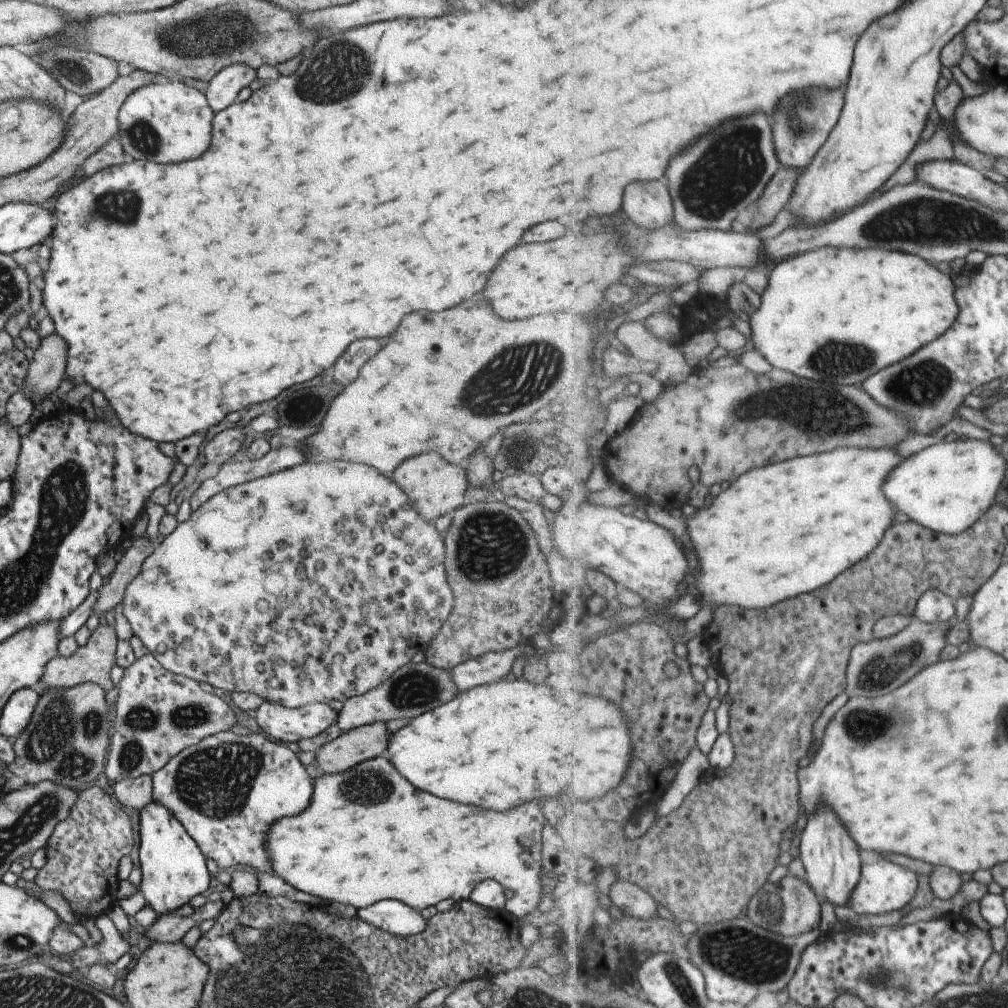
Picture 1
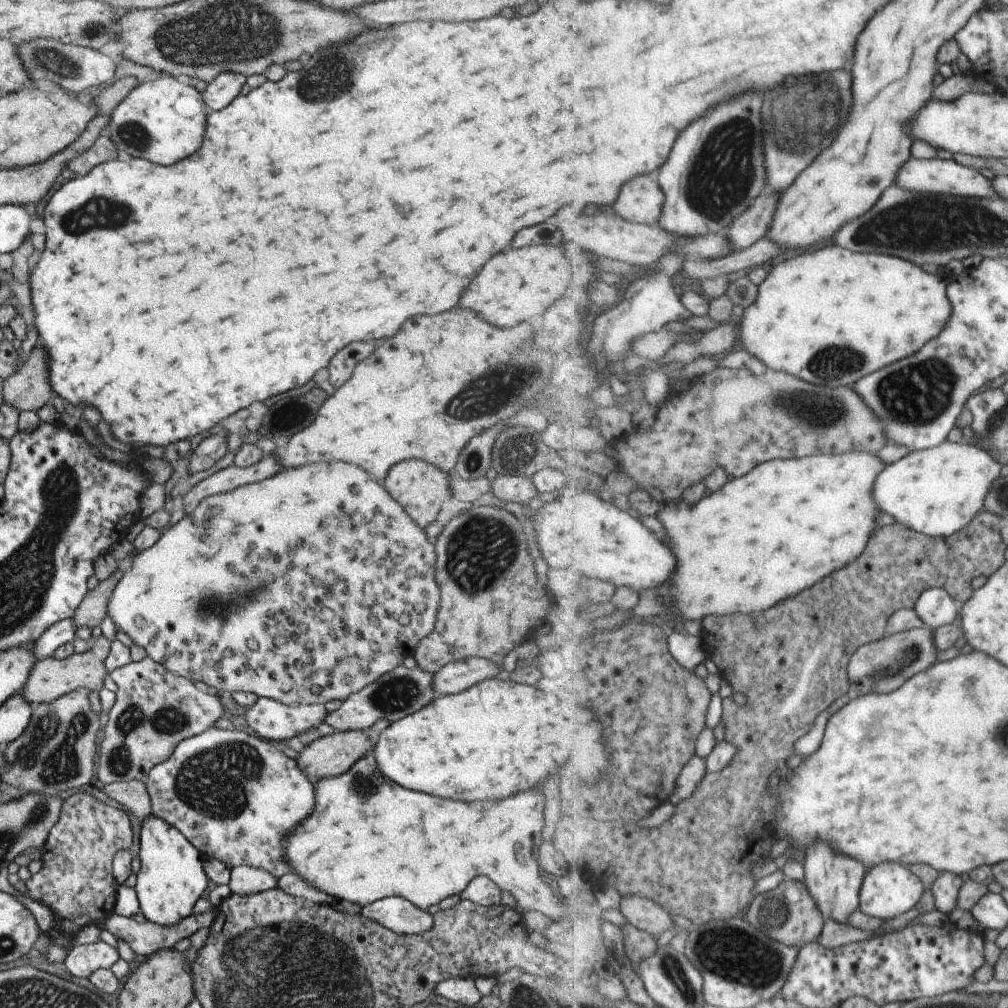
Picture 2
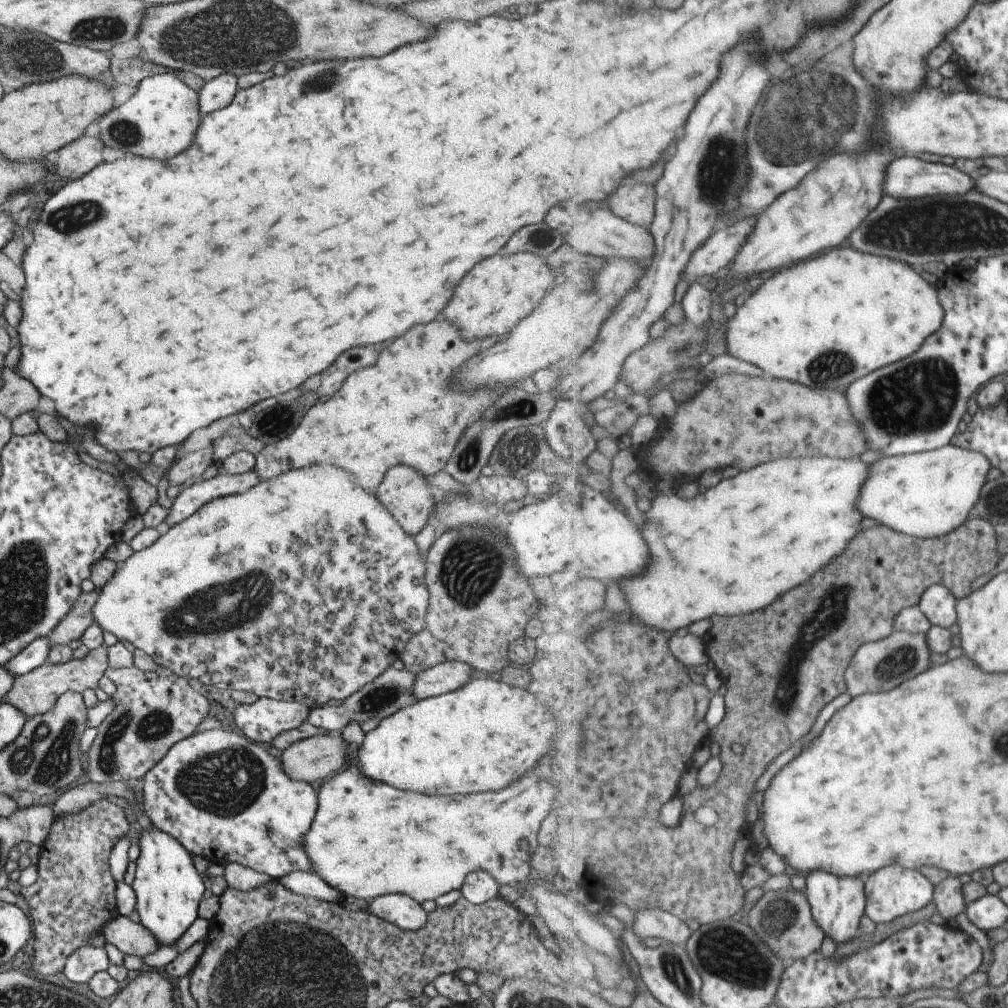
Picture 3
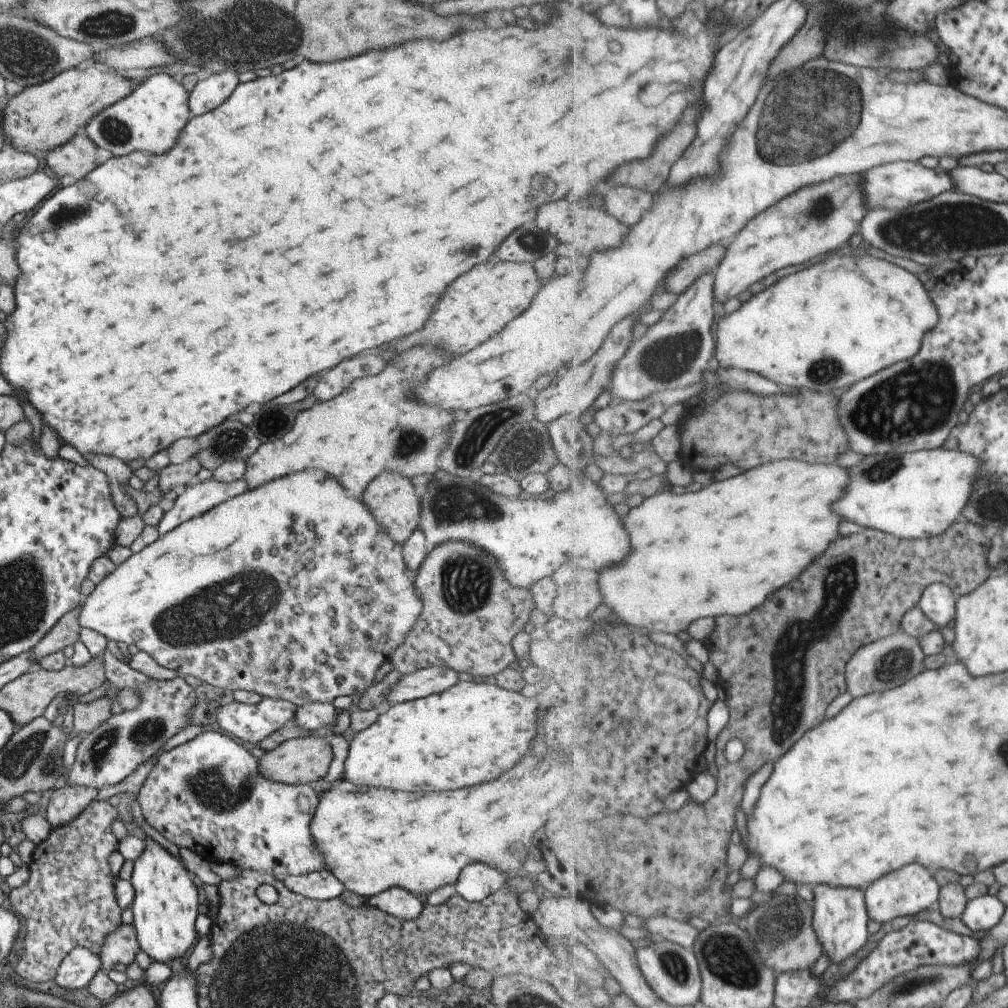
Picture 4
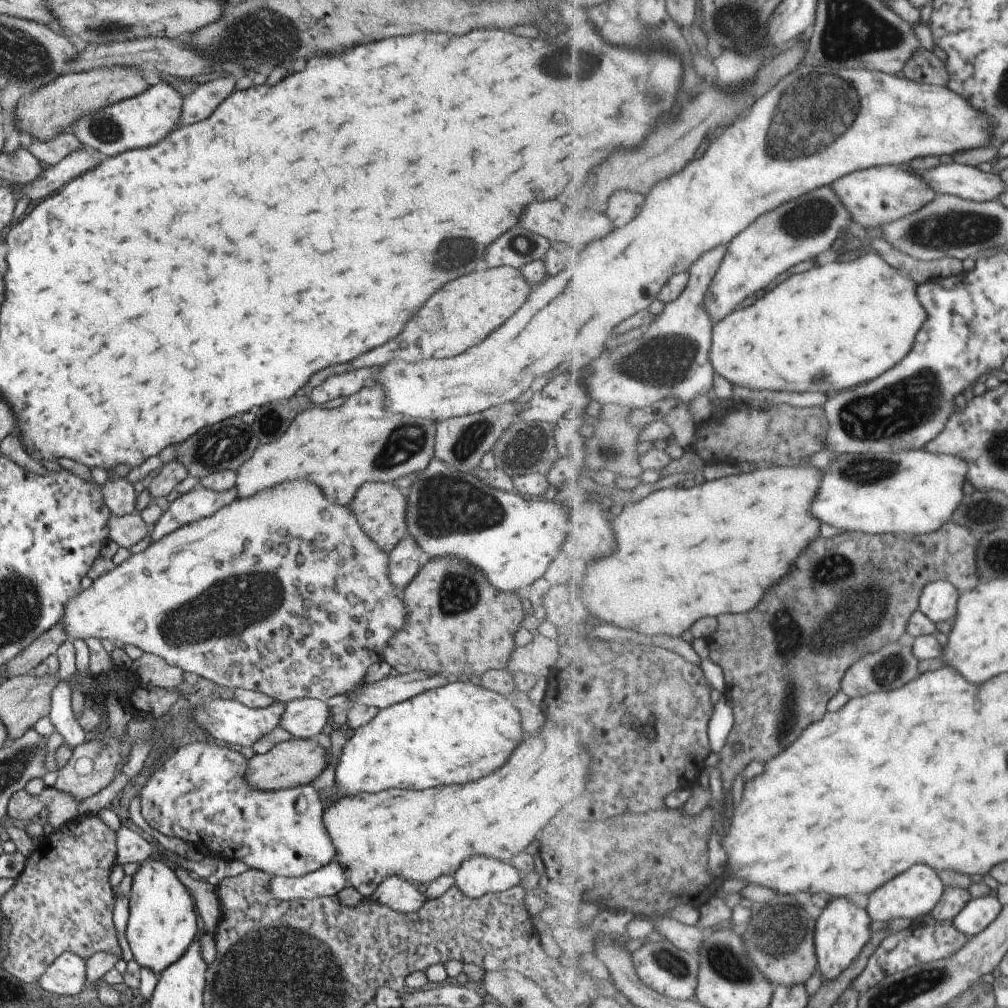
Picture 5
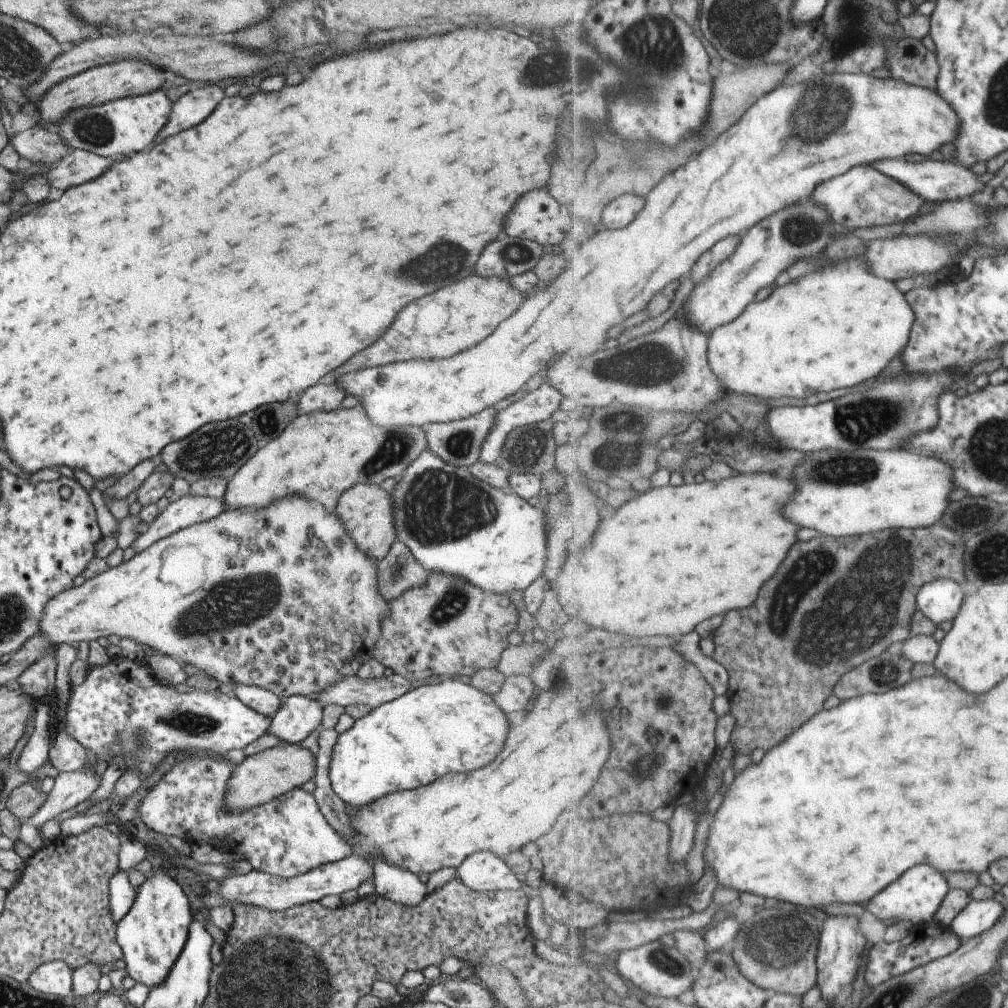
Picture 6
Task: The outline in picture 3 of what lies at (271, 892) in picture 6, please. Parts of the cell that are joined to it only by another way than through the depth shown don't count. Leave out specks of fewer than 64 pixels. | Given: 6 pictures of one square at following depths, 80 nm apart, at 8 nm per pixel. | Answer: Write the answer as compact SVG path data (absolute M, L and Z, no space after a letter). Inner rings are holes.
M291 871L279 879L281 886L289 892L311 897L320 901L332 903L340 902L342 897L338 889L331 888L328 883L321 880L311 871Z

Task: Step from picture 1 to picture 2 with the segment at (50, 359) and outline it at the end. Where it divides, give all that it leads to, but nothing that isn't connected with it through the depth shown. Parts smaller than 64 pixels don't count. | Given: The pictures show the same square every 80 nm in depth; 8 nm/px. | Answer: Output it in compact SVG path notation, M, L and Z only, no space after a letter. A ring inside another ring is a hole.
M35 343L18 371L4 380L3 403L22 410L37 411L46 404L52 388L48 379L48 352L46 346Z

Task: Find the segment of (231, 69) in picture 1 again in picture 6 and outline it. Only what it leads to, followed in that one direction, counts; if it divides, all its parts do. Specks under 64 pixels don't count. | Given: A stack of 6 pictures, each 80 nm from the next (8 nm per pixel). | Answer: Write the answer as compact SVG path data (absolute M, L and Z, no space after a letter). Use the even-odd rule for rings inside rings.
M207 83L181 95L172 104L168 121L156 136L154 144L199 124L224 97L223 90L217 83Z

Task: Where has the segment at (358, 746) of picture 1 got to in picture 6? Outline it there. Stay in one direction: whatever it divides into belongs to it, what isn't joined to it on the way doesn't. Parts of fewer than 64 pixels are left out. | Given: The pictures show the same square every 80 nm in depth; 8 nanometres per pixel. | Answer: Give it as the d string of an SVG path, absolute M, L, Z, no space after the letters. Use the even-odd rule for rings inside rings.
M281 743L256 755L243 759L235 766L226 783L225 802L228 811L242 811L253 805L271 800L285 792L292 791L313 778L315 755L299 743Z

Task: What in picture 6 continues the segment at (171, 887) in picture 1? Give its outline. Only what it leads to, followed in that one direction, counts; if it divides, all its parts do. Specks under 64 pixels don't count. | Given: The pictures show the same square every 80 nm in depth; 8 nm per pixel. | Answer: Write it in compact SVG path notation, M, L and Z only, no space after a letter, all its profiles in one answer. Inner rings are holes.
M161 869L145 874L145 880L135 888L133 904L125 916L116 924L116 943L122 952L121 966L135 983L149 988L159 984L171 970L180 955L187 938L190 922L195 918L190 900L175 878L169 877Z

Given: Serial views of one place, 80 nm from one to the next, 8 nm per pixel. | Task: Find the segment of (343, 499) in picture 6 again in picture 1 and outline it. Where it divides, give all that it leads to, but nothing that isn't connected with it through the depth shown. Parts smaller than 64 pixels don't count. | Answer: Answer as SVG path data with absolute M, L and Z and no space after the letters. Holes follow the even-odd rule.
M433 451L401 461L389 478L402 488L413 508L428 521L463 506L463 495L469 486L464 468L447 462Z

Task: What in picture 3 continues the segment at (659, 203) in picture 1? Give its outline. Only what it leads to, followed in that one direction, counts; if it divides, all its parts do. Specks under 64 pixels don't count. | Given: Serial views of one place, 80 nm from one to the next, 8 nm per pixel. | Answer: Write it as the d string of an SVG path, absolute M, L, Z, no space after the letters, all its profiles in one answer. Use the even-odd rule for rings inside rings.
M623 184L611 198L611 204L613 206L613 212L628 220L631 224L641 225L642 227L651 227L656 215L656 202L657 202L657 191L656 185L649 184Z

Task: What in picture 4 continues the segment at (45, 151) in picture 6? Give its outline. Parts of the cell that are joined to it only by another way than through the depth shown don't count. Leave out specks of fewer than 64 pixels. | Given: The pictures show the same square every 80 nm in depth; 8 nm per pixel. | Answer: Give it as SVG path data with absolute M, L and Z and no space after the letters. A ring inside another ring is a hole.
M81 132L61 146L46 152L46 170L59 179L69 176L78 181L96 167L97 147L84 132Z

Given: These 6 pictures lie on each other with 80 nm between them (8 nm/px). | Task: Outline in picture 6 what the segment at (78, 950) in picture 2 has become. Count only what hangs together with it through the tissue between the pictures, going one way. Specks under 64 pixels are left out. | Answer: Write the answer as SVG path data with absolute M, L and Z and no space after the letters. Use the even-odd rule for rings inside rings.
M64 960L40 964L25 982L40 993L58 997L71 996L72 968Z

